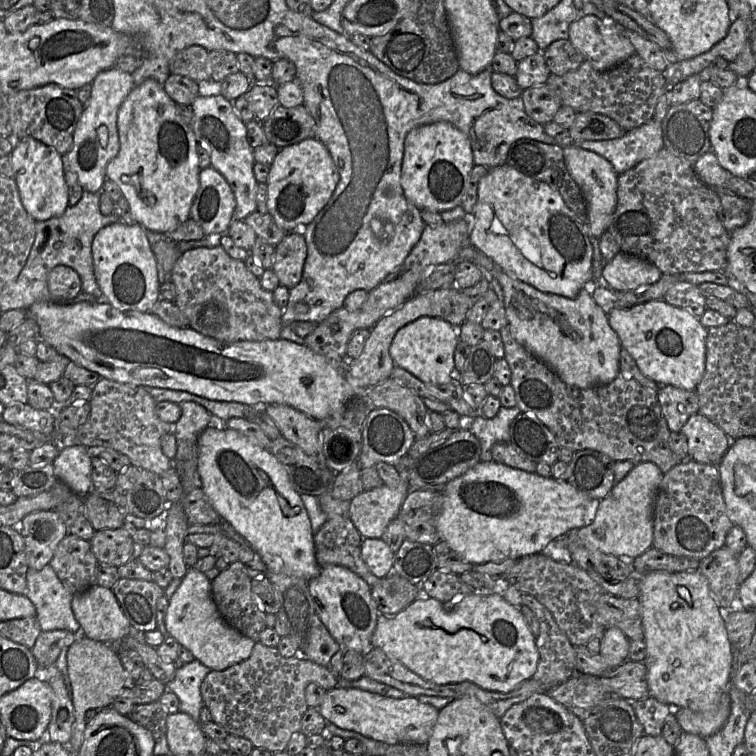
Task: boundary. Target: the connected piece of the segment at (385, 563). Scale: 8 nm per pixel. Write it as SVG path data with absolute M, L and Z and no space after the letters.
M364 538L361 556L375 576L384 578L392 572L394 553L382 538Z

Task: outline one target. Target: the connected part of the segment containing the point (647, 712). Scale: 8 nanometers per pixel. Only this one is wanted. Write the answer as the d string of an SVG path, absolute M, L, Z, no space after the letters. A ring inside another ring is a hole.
M653 696L632 702L636 716L643 727L644 734L659 736L666 718L673 713L673 708L658 701Z

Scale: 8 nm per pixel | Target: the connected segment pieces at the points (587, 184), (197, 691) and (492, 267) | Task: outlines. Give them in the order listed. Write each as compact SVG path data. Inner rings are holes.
M574 143L563 150L566 165L581 188L587 203L590 237L599 239L607 231L616 209L618 173L604 157L595 152L582 149Z
M194 659L175 671L175 677L166 684L166 690L175 693L179 699L179 710L200 722L200 710L204 706L201 684L211 669Z
M471 244L458 254L458 261L475 264L485 275L492 275L502 286L504 293L503 306L512 336L536 358L549 366L559 378L571 386L590 388L611 383L619 374L620 340L610 327L608 315L595 303L591 296L592 289L597 285L588 281L576 298L568 299L556 294L543 293L504 271L493 259Z

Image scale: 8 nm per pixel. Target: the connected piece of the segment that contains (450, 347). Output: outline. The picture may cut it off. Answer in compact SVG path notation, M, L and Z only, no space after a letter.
M423 316L396 332L389 353L397 366L421 381L432 385L446 384L456 375L454 353L457 344L458 337L452 324L441 318Z

